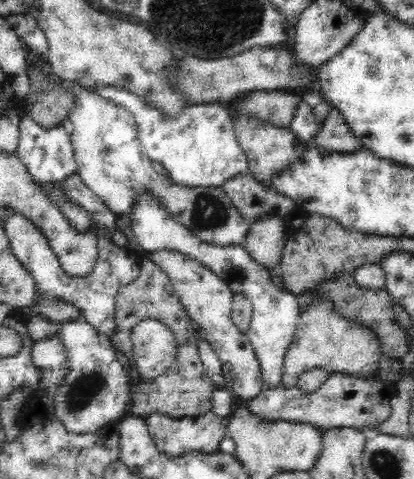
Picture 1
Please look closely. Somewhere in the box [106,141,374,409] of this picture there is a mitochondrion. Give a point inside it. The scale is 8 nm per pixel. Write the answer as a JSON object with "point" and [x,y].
{"point":[209,212]}

